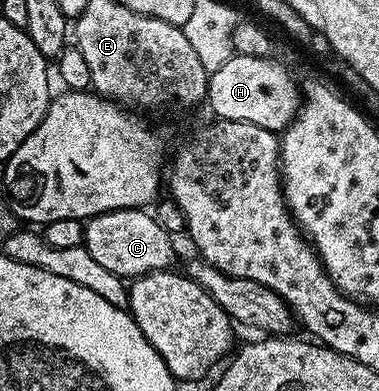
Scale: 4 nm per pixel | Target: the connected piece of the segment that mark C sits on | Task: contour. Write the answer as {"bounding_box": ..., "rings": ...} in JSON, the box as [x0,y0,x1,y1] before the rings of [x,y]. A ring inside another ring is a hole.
{"bounding_box":[83,209,175,280],"rings":[[[146,209],[114,210],[86,219],[83,227],[83,246],[97,263],[121,279],[134,280],[142,274],[168,269],[175,258],[172,235],[157,224],[154,213]]]}

